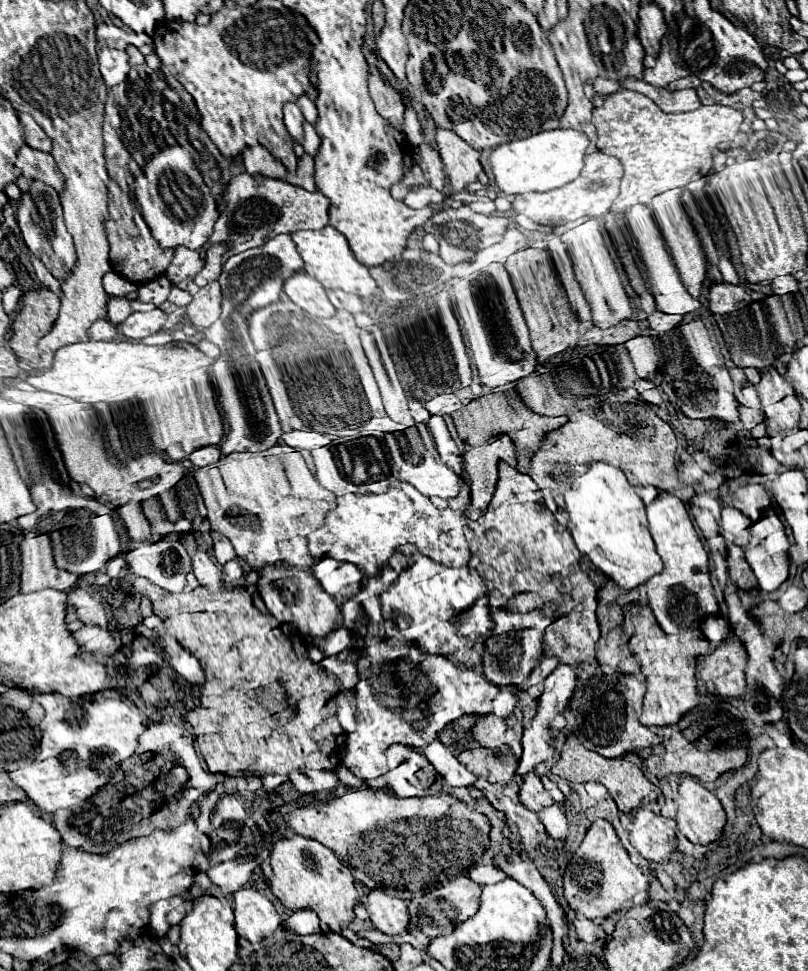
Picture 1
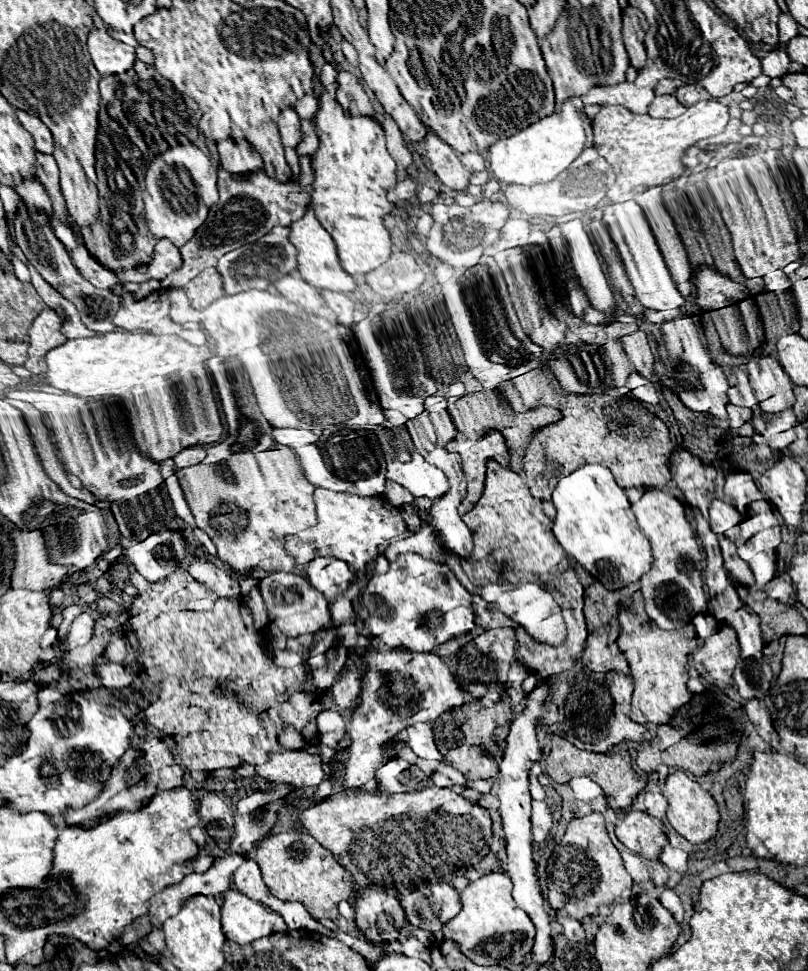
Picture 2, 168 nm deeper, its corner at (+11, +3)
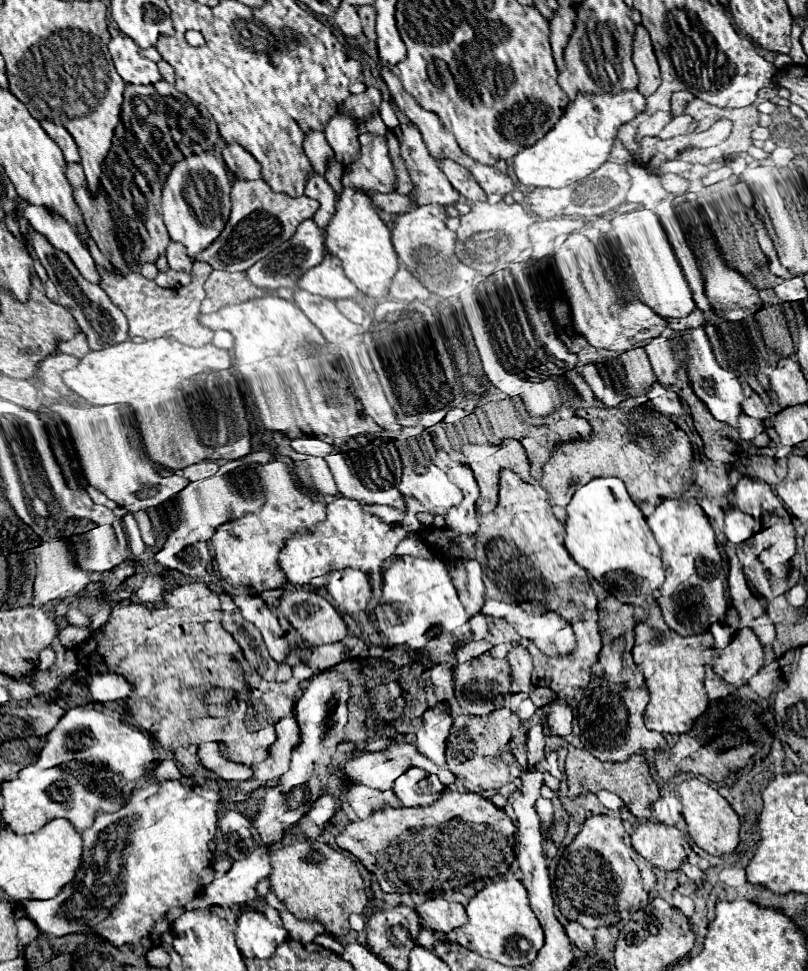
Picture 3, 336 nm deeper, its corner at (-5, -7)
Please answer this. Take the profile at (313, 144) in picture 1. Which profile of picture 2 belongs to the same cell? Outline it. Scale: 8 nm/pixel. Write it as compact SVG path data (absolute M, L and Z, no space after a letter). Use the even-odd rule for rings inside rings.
M302 120L302 130L304 130L304 140L300 142L300 146L296 148L296 152L300 156L304 154L314 154L318 150L318 134L316 134L316 126L312 120Z

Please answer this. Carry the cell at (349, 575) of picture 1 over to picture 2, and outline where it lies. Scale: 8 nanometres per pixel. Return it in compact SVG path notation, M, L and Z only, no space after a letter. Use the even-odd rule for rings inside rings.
M314 558L308 562L306 572L312 586L322 592L328 602L334 602L334 598L342 596L354 580L348 564L338 558Z

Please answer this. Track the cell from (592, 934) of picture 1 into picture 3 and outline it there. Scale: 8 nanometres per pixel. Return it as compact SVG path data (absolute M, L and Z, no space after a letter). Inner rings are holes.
M566 922L564 928L566 928L566 934L568 934L570 942L572 942L574 946L578 946L580 950L590 952L590 950L594 948L594 936L592 936L592 932L586 930L582 924L578 924L578 922Z

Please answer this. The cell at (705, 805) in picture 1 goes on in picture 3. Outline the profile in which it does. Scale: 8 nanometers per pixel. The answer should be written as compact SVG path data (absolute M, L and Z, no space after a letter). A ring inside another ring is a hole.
M698 778L684 780L678 786L678 796L684 806L682 816L688 824L688 834L692 836L692 840L712 856L722 856L722 854L734 852L734 848L738 846L740 820L738 820L738 814L732 810L732 806L714 788L710 788L706 782L702 782Z

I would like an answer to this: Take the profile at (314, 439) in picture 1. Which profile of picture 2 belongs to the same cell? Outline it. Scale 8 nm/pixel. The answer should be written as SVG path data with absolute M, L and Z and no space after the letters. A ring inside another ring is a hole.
M274 428L272 436L278 444L290 446L290 448L300 448L306 444L314 444L318 440L316 434L312 434L310 430L302 430L302 428Z

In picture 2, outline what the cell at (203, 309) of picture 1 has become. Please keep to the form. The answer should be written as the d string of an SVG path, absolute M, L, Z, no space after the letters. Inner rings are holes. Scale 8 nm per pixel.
M216 268L202 270L196 278L192 278L184 288L182 288L192 304L192 308L206 308L220 296L224 296L224 282L222 276L218 274Z

